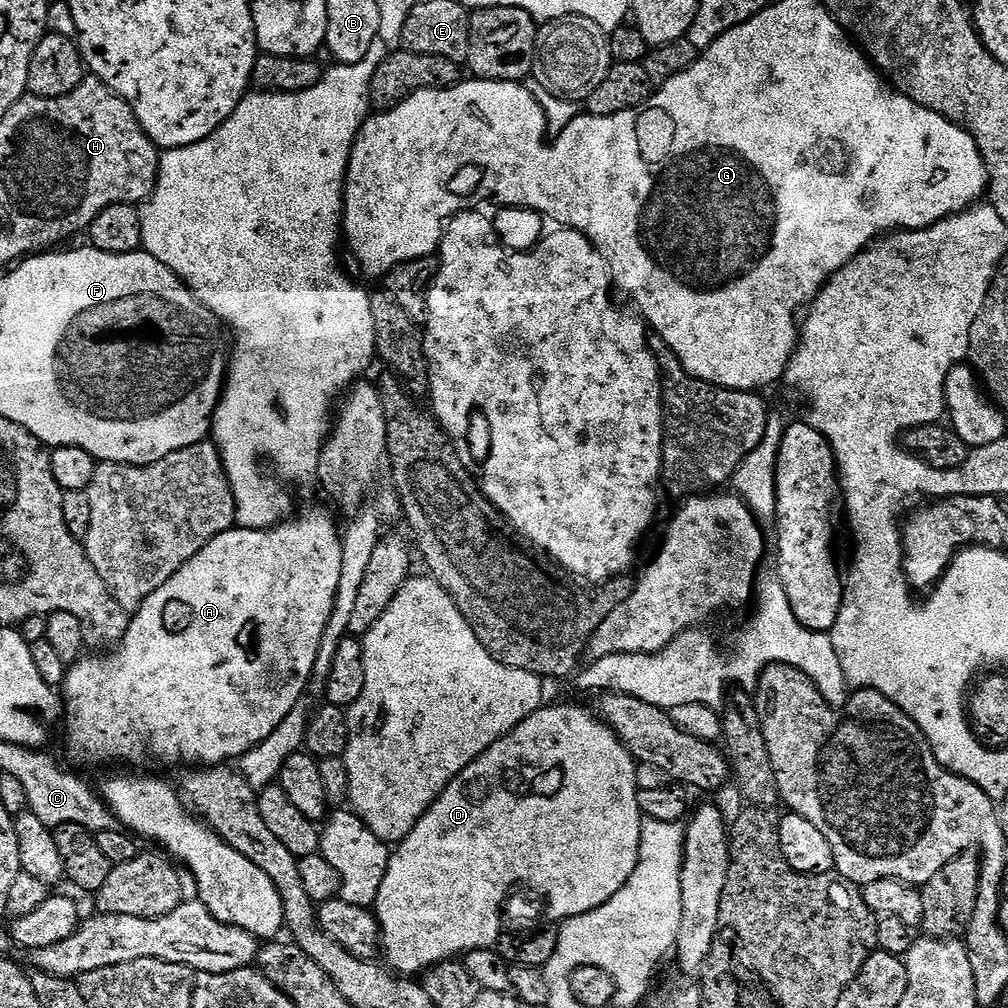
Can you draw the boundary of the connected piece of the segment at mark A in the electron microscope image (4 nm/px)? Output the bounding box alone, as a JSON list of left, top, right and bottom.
[62,508,344,766]

